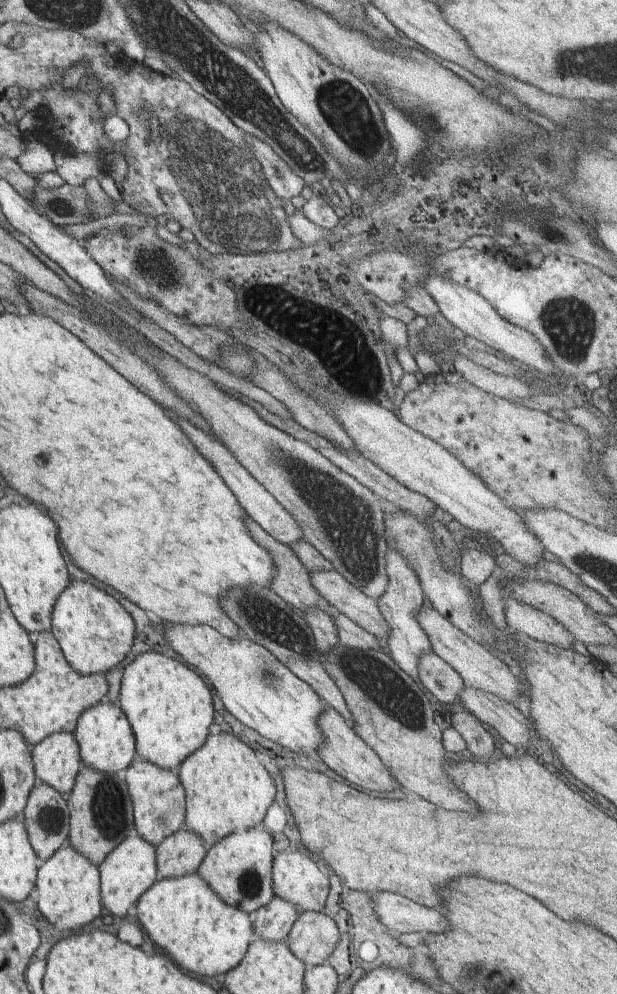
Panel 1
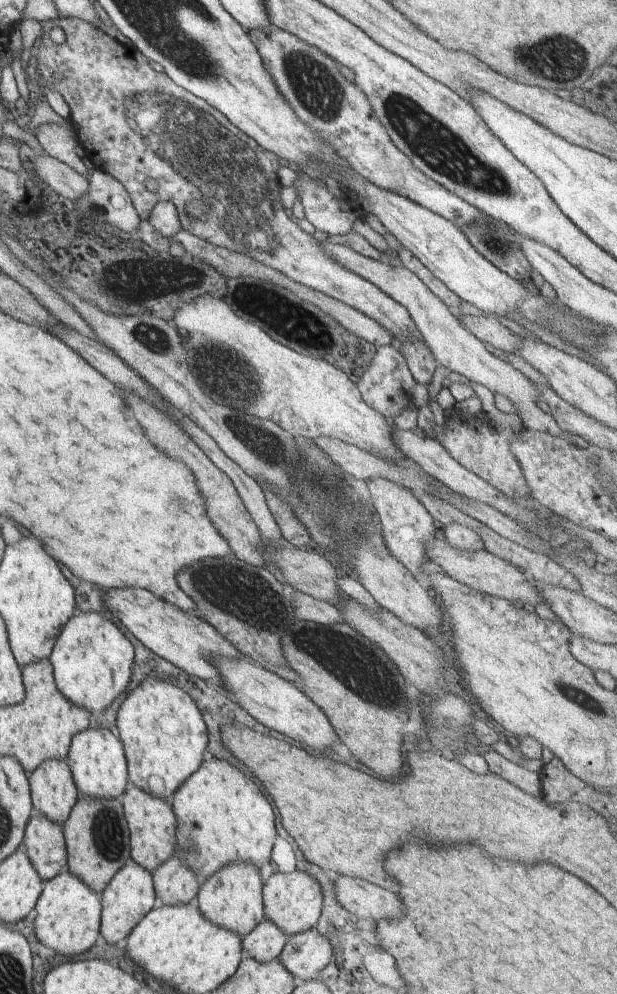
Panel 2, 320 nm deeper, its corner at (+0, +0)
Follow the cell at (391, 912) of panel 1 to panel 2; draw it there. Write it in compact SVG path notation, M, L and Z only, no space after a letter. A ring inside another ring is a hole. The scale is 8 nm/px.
M338 875L334 882L336 901L356 919L380 920L402 914L402 902L396 894L370 882L347 875Z

